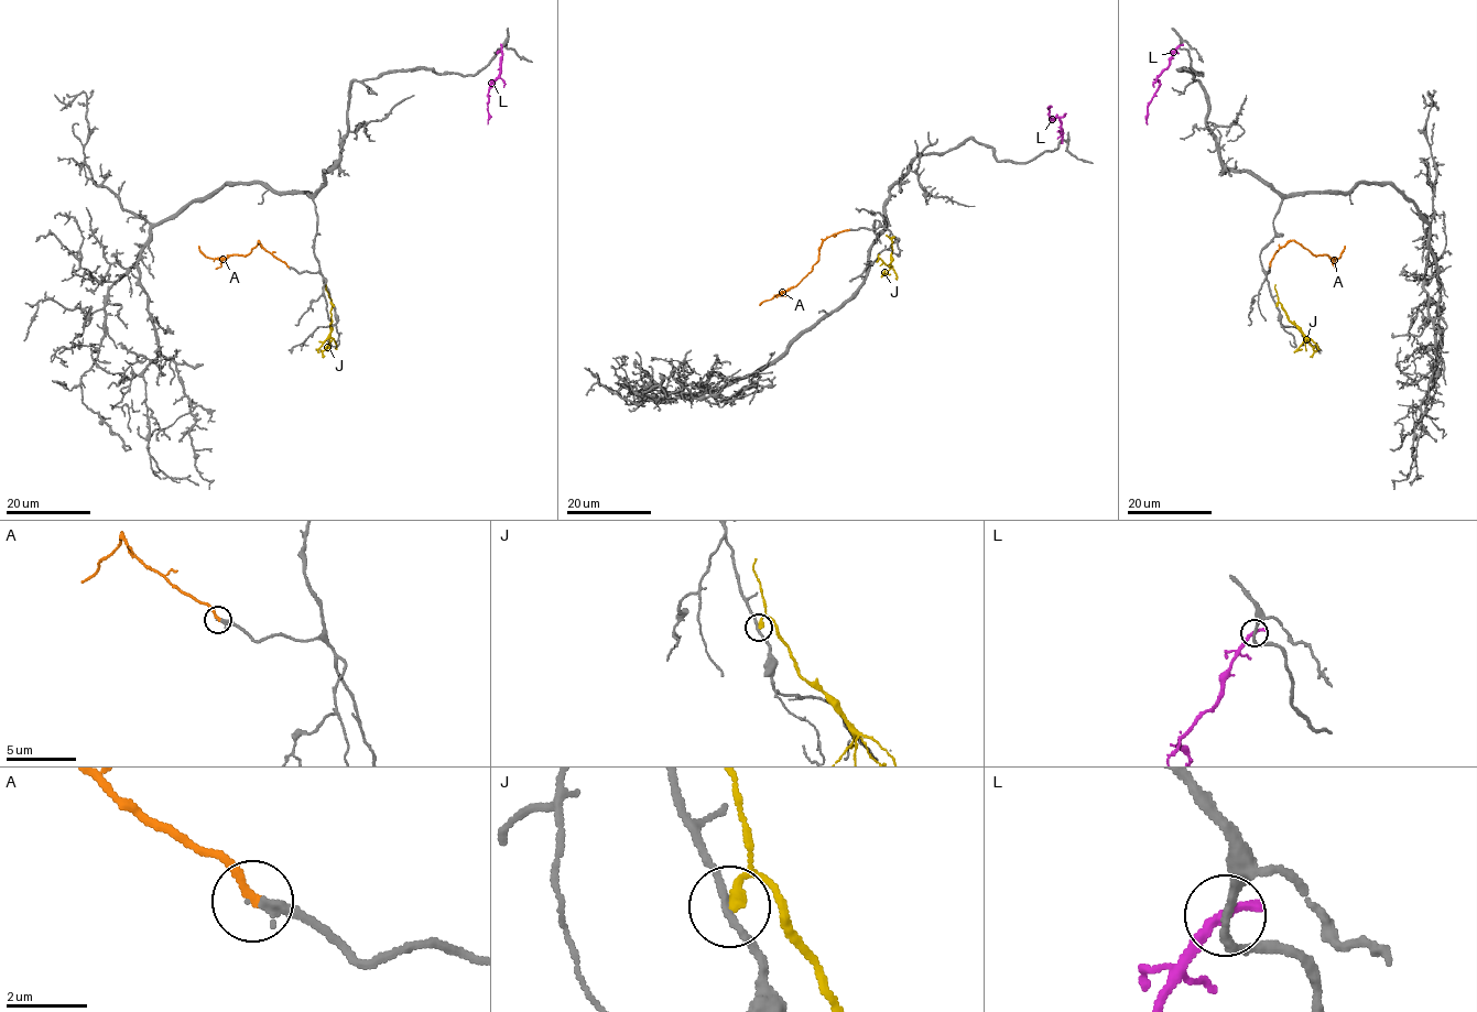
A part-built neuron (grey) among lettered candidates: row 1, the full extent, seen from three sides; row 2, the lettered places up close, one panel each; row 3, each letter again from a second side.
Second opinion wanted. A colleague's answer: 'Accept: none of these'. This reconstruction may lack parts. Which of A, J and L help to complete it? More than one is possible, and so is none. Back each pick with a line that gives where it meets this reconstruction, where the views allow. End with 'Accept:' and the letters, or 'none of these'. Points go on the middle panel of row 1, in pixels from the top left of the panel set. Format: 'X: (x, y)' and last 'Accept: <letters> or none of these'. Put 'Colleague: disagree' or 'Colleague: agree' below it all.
A: (848, 230)
Accept: A
Colleague: disagree

